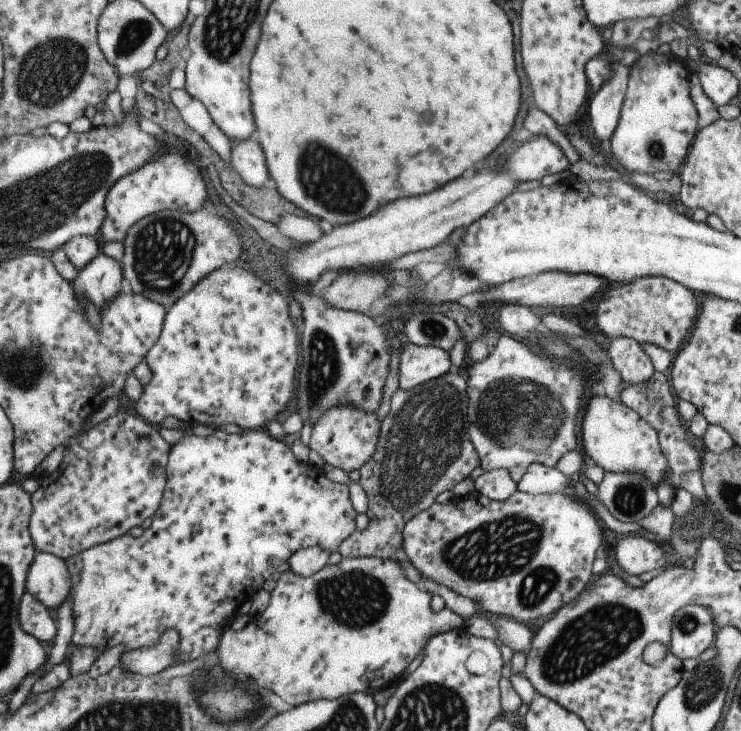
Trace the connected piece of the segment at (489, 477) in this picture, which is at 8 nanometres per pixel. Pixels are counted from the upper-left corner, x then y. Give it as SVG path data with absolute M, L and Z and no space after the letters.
M501 469L483 471L472 483L475 491L497 502L507 500L516 491L516 482L509 478L509 472Z

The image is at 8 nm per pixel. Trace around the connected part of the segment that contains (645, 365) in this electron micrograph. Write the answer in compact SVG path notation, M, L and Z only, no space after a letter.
M627 337L611 338L607 349L613 370L625 384L636 384L653 374L651 358L641 350L639 342Z

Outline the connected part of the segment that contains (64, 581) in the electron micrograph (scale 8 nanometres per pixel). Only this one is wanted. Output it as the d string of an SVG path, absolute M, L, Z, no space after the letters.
M34 553L25 579L27 594L51 611L67 598L69 588L71 580L64 560L49 553Z

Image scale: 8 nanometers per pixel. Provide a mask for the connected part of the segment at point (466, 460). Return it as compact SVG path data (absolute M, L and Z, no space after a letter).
M456 369L447 371L445 374L421 383L409 390L399 390L399 386L395 389L390 397L389 411L381 420L379 436L377 444L371 458L359 469L359 486L364 490L367 497L366 516L369 519L367 528L362 532L353 531L341 542L337 553L342 559L381 556L381 558L393 558L395 562L402 568L406 578L415 583L419 590L427 591L432 595L438 595L444 600L444 607L453 613L465 619L471 618L474 612L479 611L469 598L455 594L453 590L441 586L432 580L423 580L419 576L419 572L409 562L402 548L403 536L401 530L405 523L418 512L429 508L434 503L435 496L443 490L451 490L457 482L461 482L467 478L473 470L478 466L477 452L469 438L465 434L467 428L467 420L465 420L465 406L467 396L467 384L465 378L457 374Z

